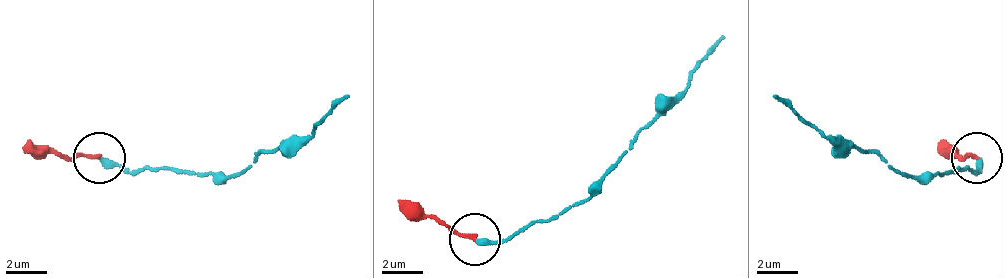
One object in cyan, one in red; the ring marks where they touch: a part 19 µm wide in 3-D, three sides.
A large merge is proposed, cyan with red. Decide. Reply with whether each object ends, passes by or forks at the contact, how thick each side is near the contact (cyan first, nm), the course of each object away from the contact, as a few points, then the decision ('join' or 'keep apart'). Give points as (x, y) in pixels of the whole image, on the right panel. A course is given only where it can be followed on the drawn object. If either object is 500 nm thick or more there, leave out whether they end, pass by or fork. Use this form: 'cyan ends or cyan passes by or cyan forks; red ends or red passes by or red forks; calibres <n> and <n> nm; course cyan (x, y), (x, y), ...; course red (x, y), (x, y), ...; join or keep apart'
cyan ends; red ends; calibres 320 and 190 nm; course cyan (975, 159), (975, 169), (898, 174), (877, 154), (841, 149), (774, 97); course red (975, 159), (954, 154), (939, 143); keep apart

